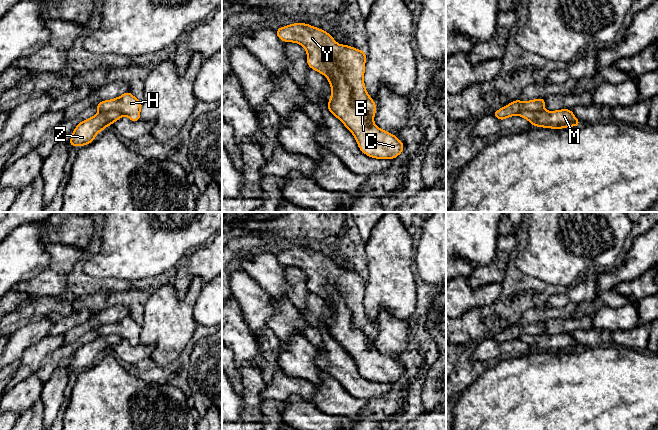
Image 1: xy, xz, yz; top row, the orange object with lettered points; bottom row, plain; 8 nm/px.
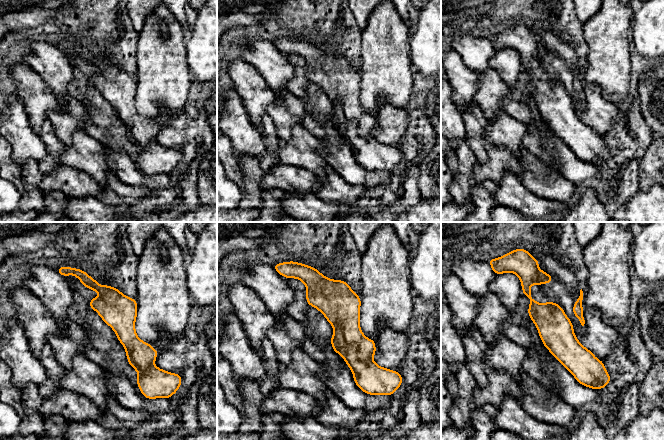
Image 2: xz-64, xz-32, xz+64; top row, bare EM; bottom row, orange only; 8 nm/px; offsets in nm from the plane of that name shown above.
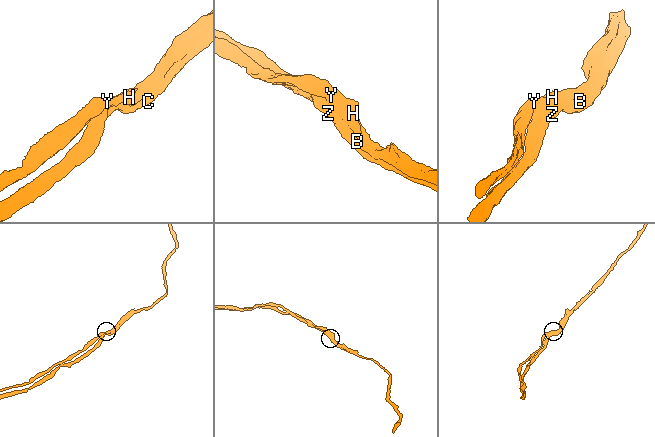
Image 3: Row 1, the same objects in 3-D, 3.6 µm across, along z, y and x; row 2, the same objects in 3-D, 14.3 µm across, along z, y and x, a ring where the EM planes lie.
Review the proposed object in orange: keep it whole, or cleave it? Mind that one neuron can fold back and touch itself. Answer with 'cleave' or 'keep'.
cleave

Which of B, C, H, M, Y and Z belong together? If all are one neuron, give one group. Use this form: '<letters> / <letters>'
B C M Z / H Y

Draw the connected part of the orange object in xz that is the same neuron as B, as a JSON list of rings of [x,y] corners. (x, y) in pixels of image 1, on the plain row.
[[[327,284],[326,288],[331,296],[329,308],[332,312],[328,335],[354,359],[359,373],[365,379],[389,384],[400,379],[404,372],[403,366],[368,343],[365,334],[352,326],[351,312],[343,298],[331,285]]]

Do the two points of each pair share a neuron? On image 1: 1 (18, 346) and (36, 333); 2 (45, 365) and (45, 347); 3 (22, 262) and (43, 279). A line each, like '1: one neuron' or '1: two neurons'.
1: one neuron
2: two neurons
3: two neurons

